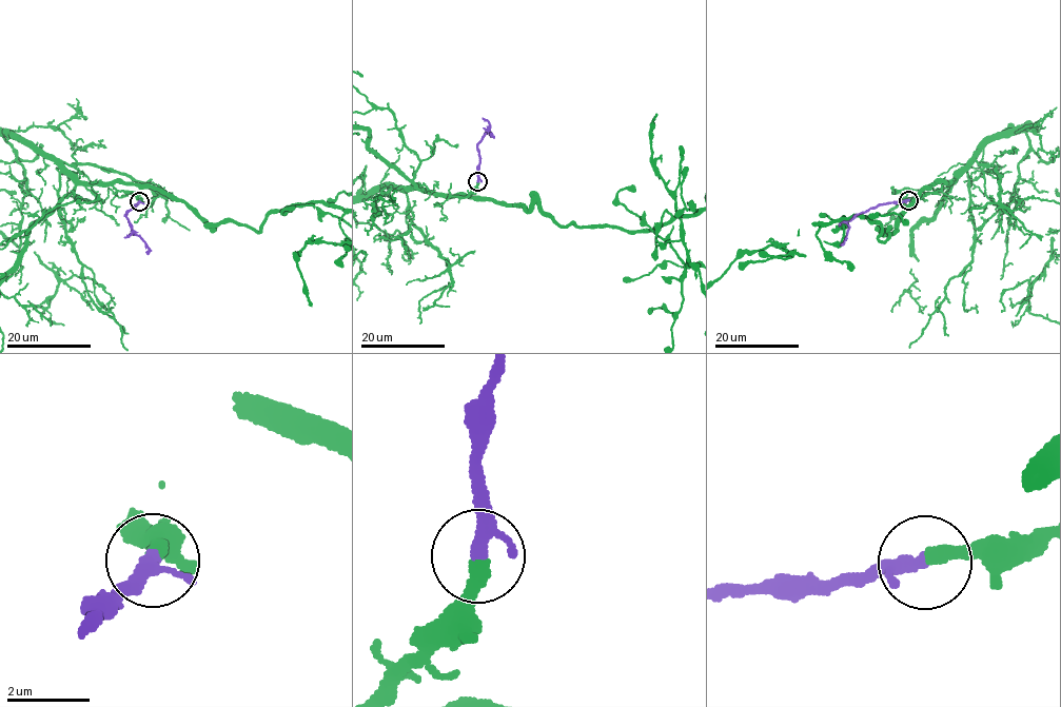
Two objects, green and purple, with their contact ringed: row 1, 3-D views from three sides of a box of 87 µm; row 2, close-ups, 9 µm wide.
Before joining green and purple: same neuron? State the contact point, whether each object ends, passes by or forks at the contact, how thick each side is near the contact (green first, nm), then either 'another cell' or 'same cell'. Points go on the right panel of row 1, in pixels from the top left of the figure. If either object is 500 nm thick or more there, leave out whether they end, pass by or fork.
(908, 200) | green ends | purple passes by | 340/260 nm | same cell

